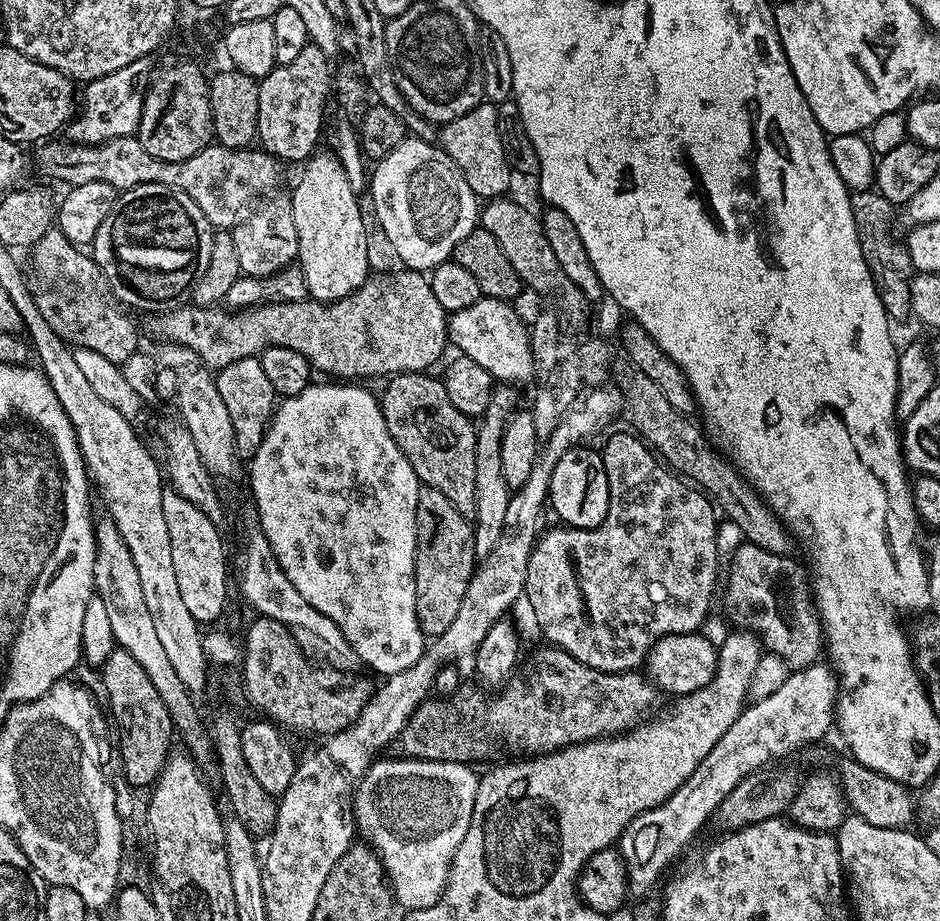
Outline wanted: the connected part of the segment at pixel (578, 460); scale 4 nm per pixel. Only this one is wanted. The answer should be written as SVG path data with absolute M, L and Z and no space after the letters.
M587 446L566 450L550 474L547 503L570 528L596 528L606 518L610 502L610 486L606 482L603 455Z

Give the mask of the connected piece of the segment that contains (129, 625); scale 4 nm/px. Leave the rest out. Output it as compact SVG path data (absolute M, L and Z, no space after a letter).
M104 516L95 523L96 525L96 552L94 564L95 591L105 603L108 611L110 627L113 629L114 638L119 647L126 649L127 653L146 671L146 676L152 681L154 690L162 698L163 705L172 716L173 727L182 736L183 747L189 752L197 763L204 764L214 752L211 733L206 724L203 724L196 710L197 703L182 684L179 676L174 671L167 653L155 630L153 619L147 609L143 597L140 577L136 565L126 542L124 542L114 522Z

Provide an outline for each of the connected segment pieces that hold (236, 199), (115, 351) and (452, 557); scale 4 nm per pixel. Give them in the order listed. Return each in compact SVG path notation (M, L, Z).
M123 136L107 140L101 144L73 144L63 142L64 144L52 144L56 142L44 142L35 149L36 160L40 163L40 168L48 176L53 176L56 180L65 180L65 185L71 186L81 184L82 182L110 182L117 190L127 190L136 188L139 184L161 184L182 190L194 198L198 210L206 214L208 223L216 230L228 230L233 227L245 215L248 203L255 196L260 196L263 192L268 192L280 180L281 161L269 152L263 150L237 150L227 148L215 142L209 143L198 154L194 154L188 160L182 162L166 162L146 154L146 146L136 136Z
M53 226L30 249L32 272L27 277L30 294L37 304L38 314L50 324L63 343L72 348L85 348L124 365L140 345L136 324L124 316L125 309L114 299L108 279L87 251L71 244L59 227Z
M420 487L416 511L416 617L425 637L435 638L442 635L462 605L468 583L478 565L473 527L473 521L458 514L458 510L454 510L454 502L450 502L450 498L442 494L442 490Z

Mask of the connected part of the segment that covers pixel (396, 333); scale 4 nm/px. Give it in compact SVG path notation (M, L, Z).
M399 270L393 276L388 276L385 280L375 280L369 278L364 281L364 285L358 290L354 290L346 298L335 302L320 303L311 298L306 300L282 300L279 304L257 304L251 308L243 310L223 310L213 306L211 308L198 308L195 306L185 306L175 308L171 314L160 314L155 317L156 332L161 336L160 340L169 344L181 344L183 347L188 347L196 352L198 358L212 370L219 370L230 366L230 362L238 362L242 358L250 358L251 356L259 356L261 352L265 352L268 348L289 348L298 354L302 354L308 359L309 364L317 373L325 372L325 377L339 378L344 382L360 382L363 381L363 376L384 376L383 378L391 378L398 376L402 372L424 372L440 355L444 352L444 347L449 347L448 339L448 317L449 313L445 312L444 308L438 302L438 298L434 298L434 290L432 289L432 281L423 271L420 270Z

